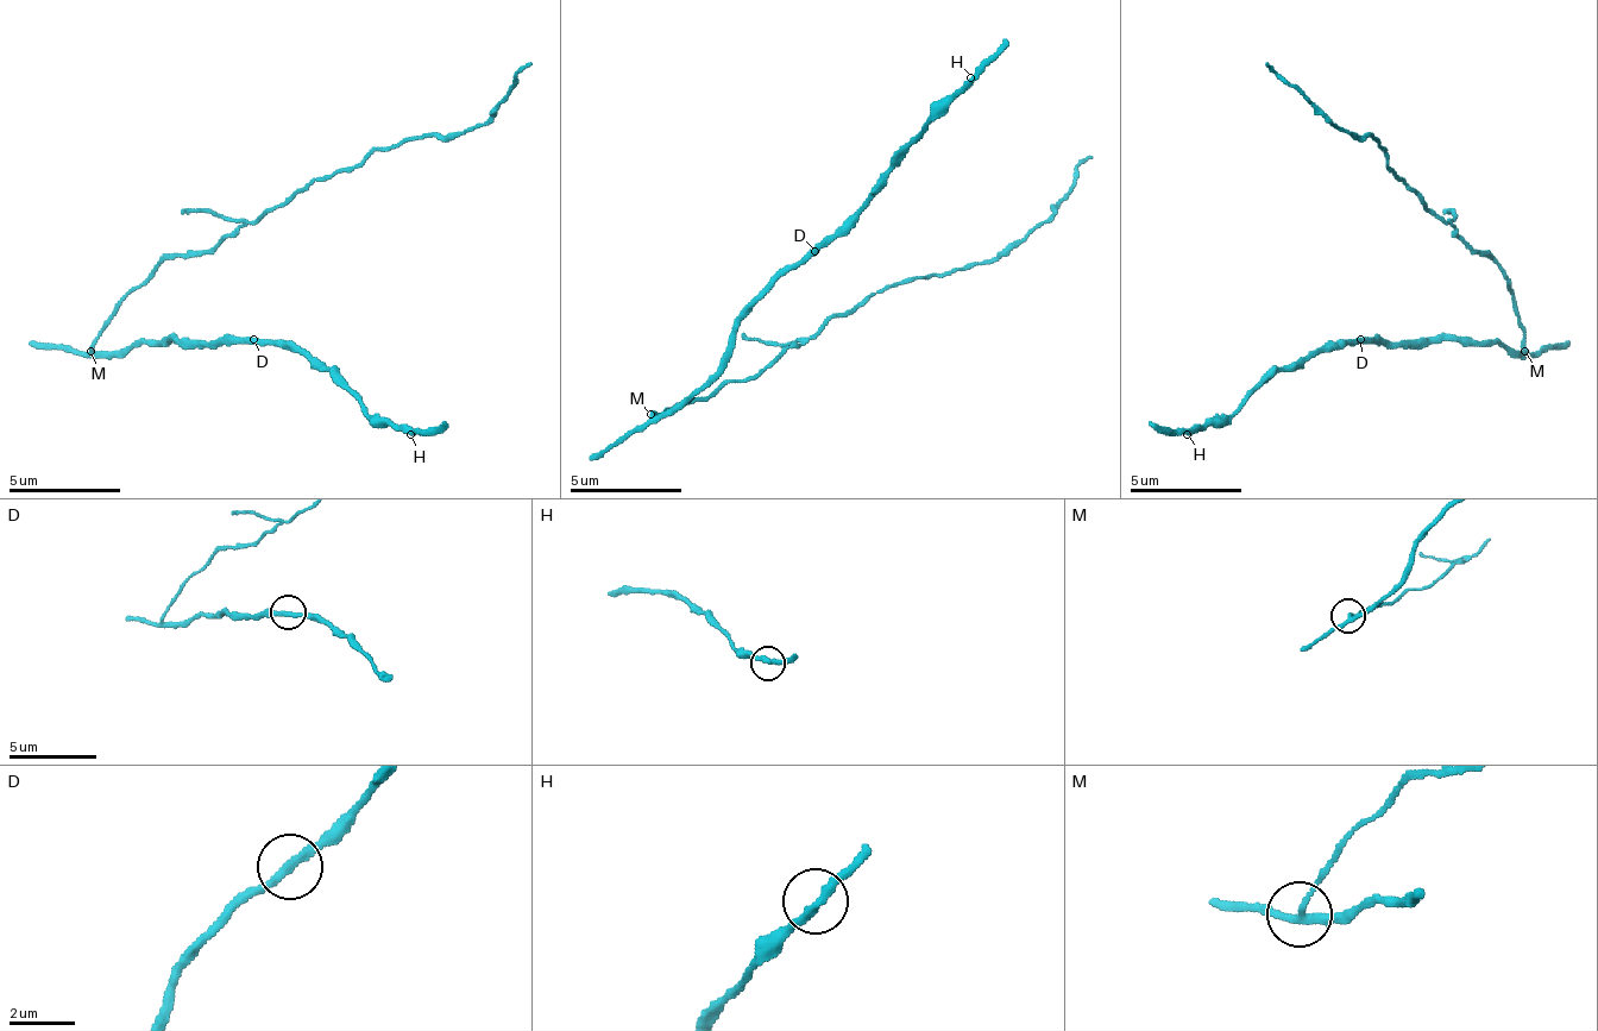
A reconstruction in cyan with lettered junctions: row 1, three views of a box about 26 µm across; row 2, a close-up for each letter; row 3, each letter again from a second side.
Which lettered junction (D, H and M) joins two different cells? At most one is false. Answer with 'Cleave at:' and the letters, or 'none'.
Cleave at: M

